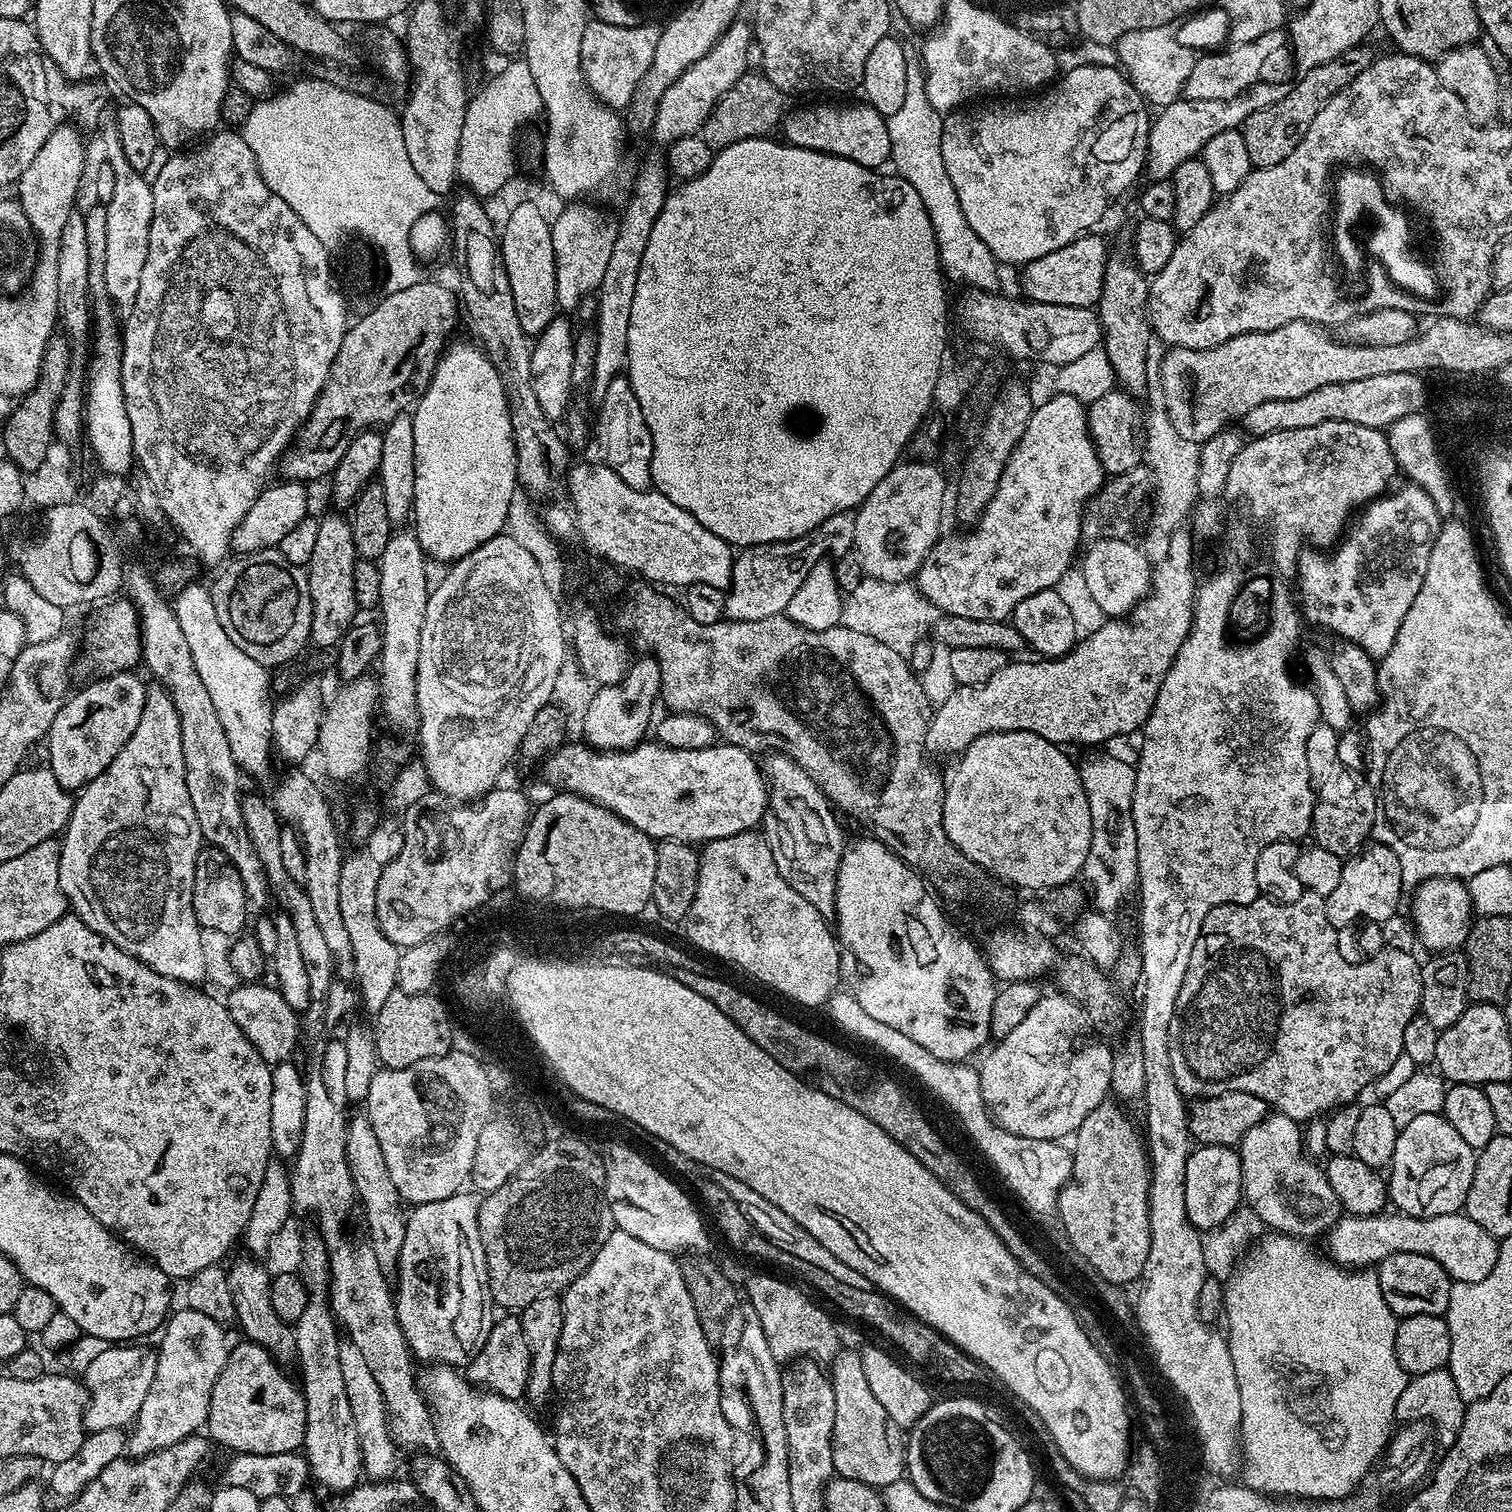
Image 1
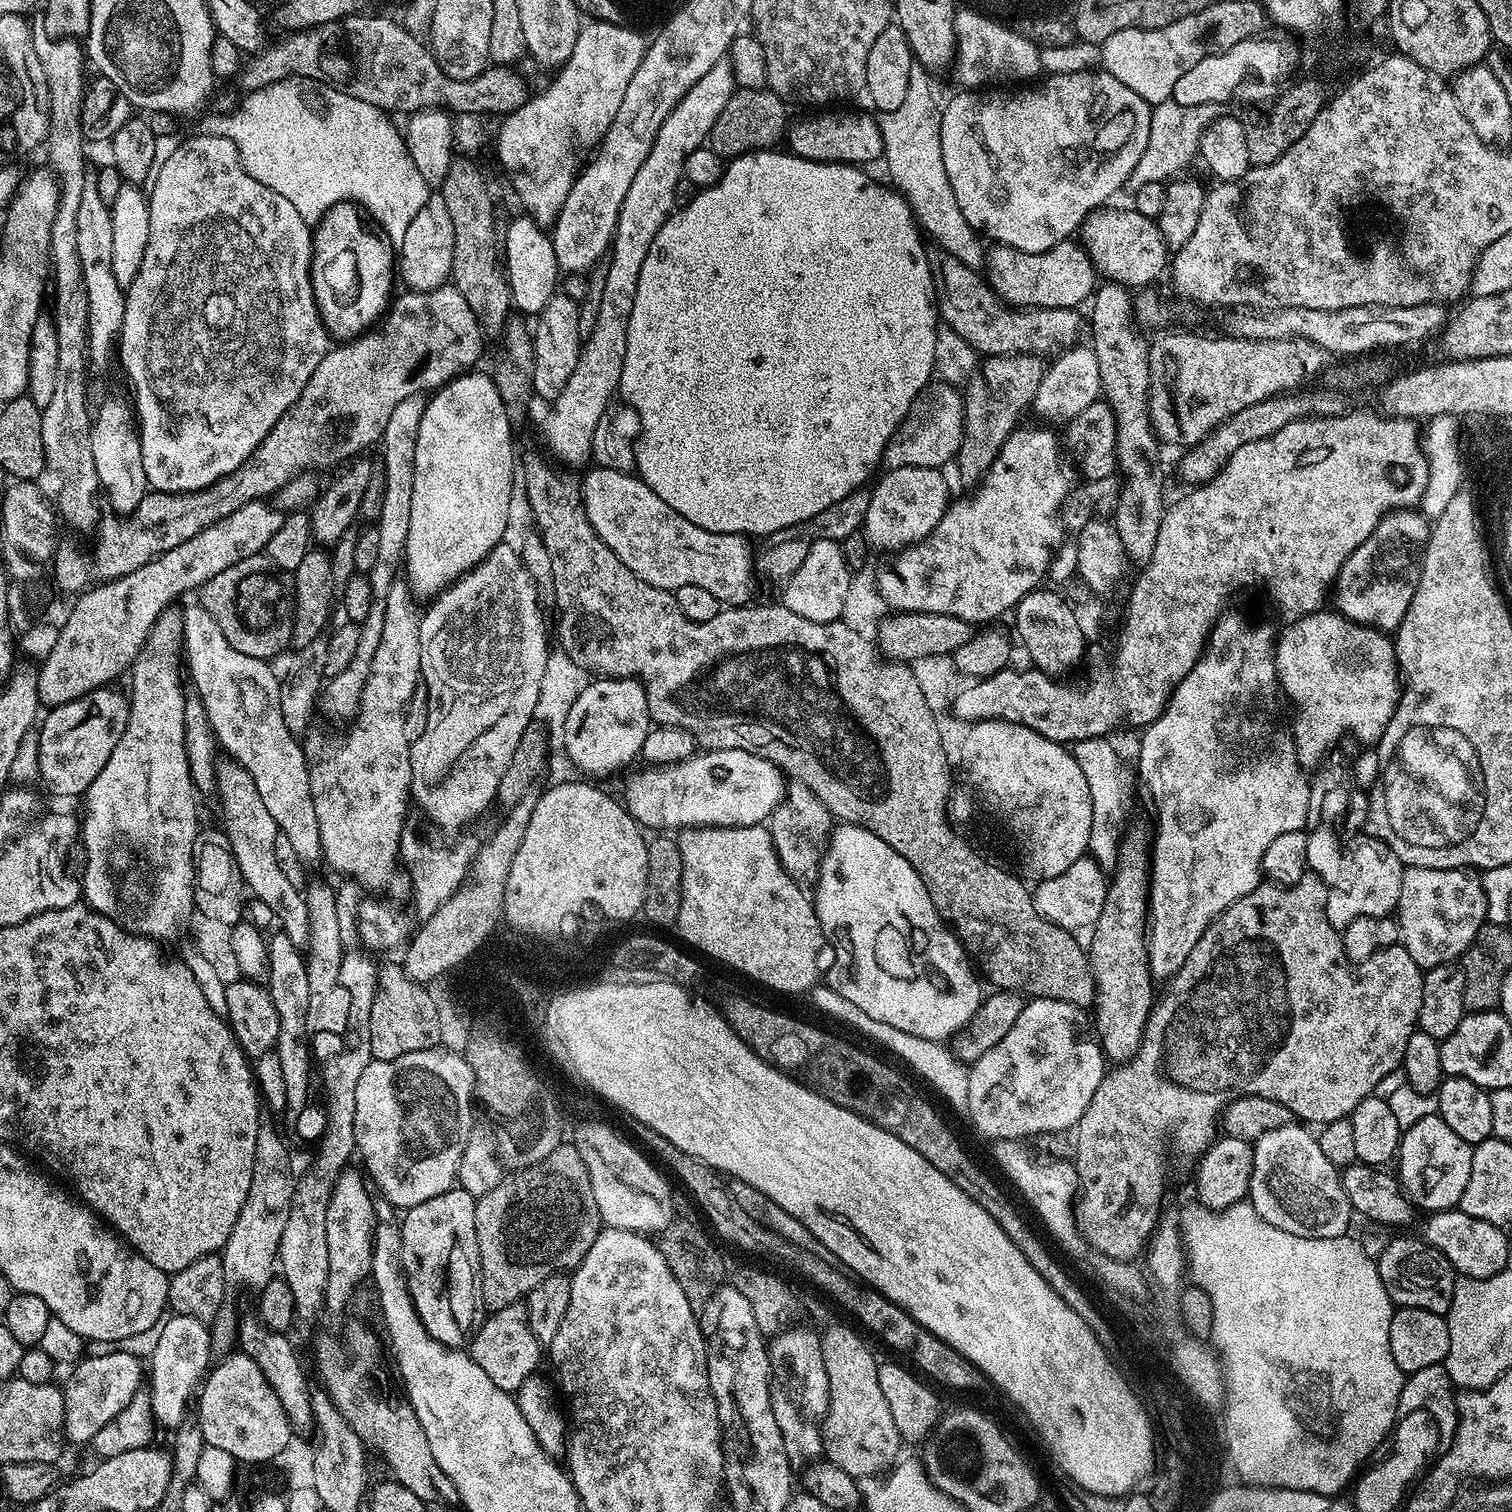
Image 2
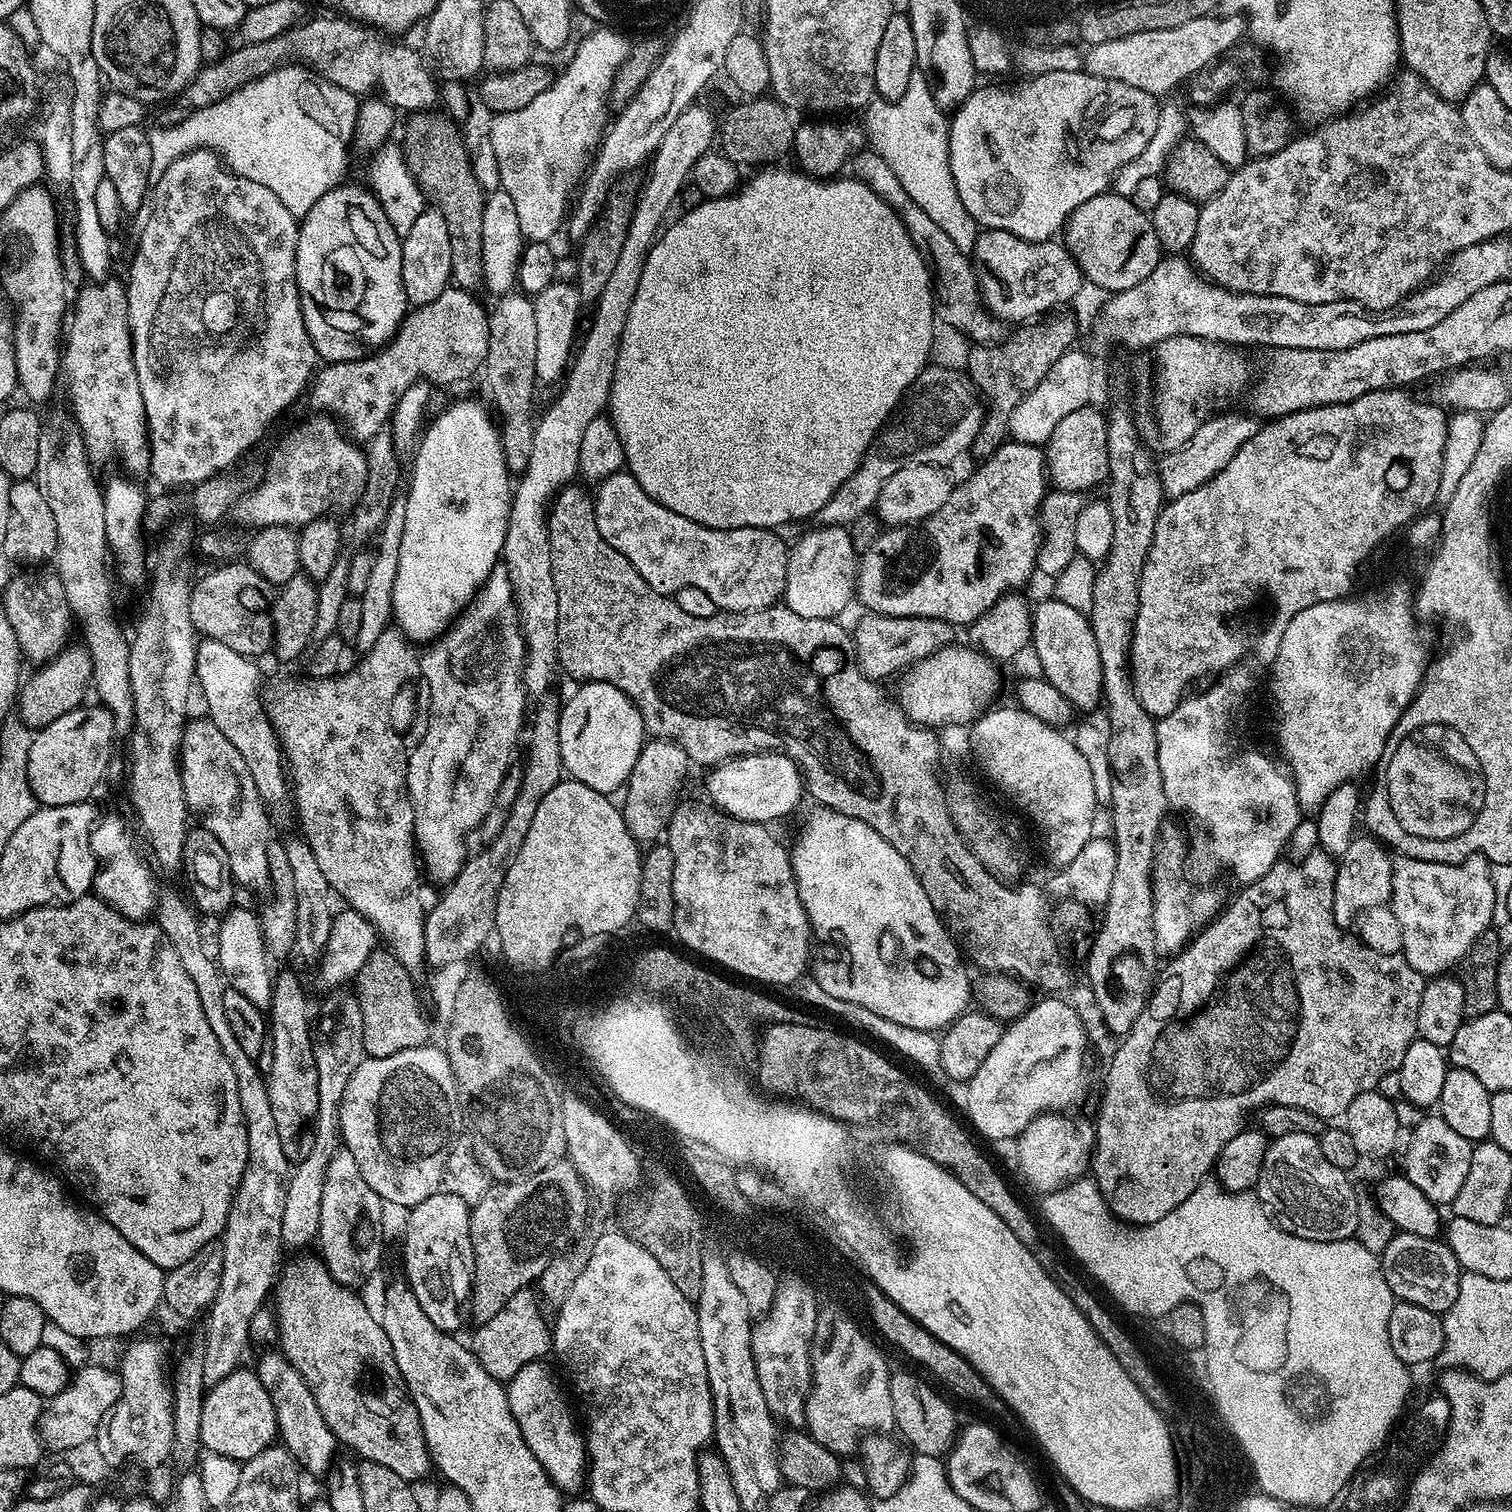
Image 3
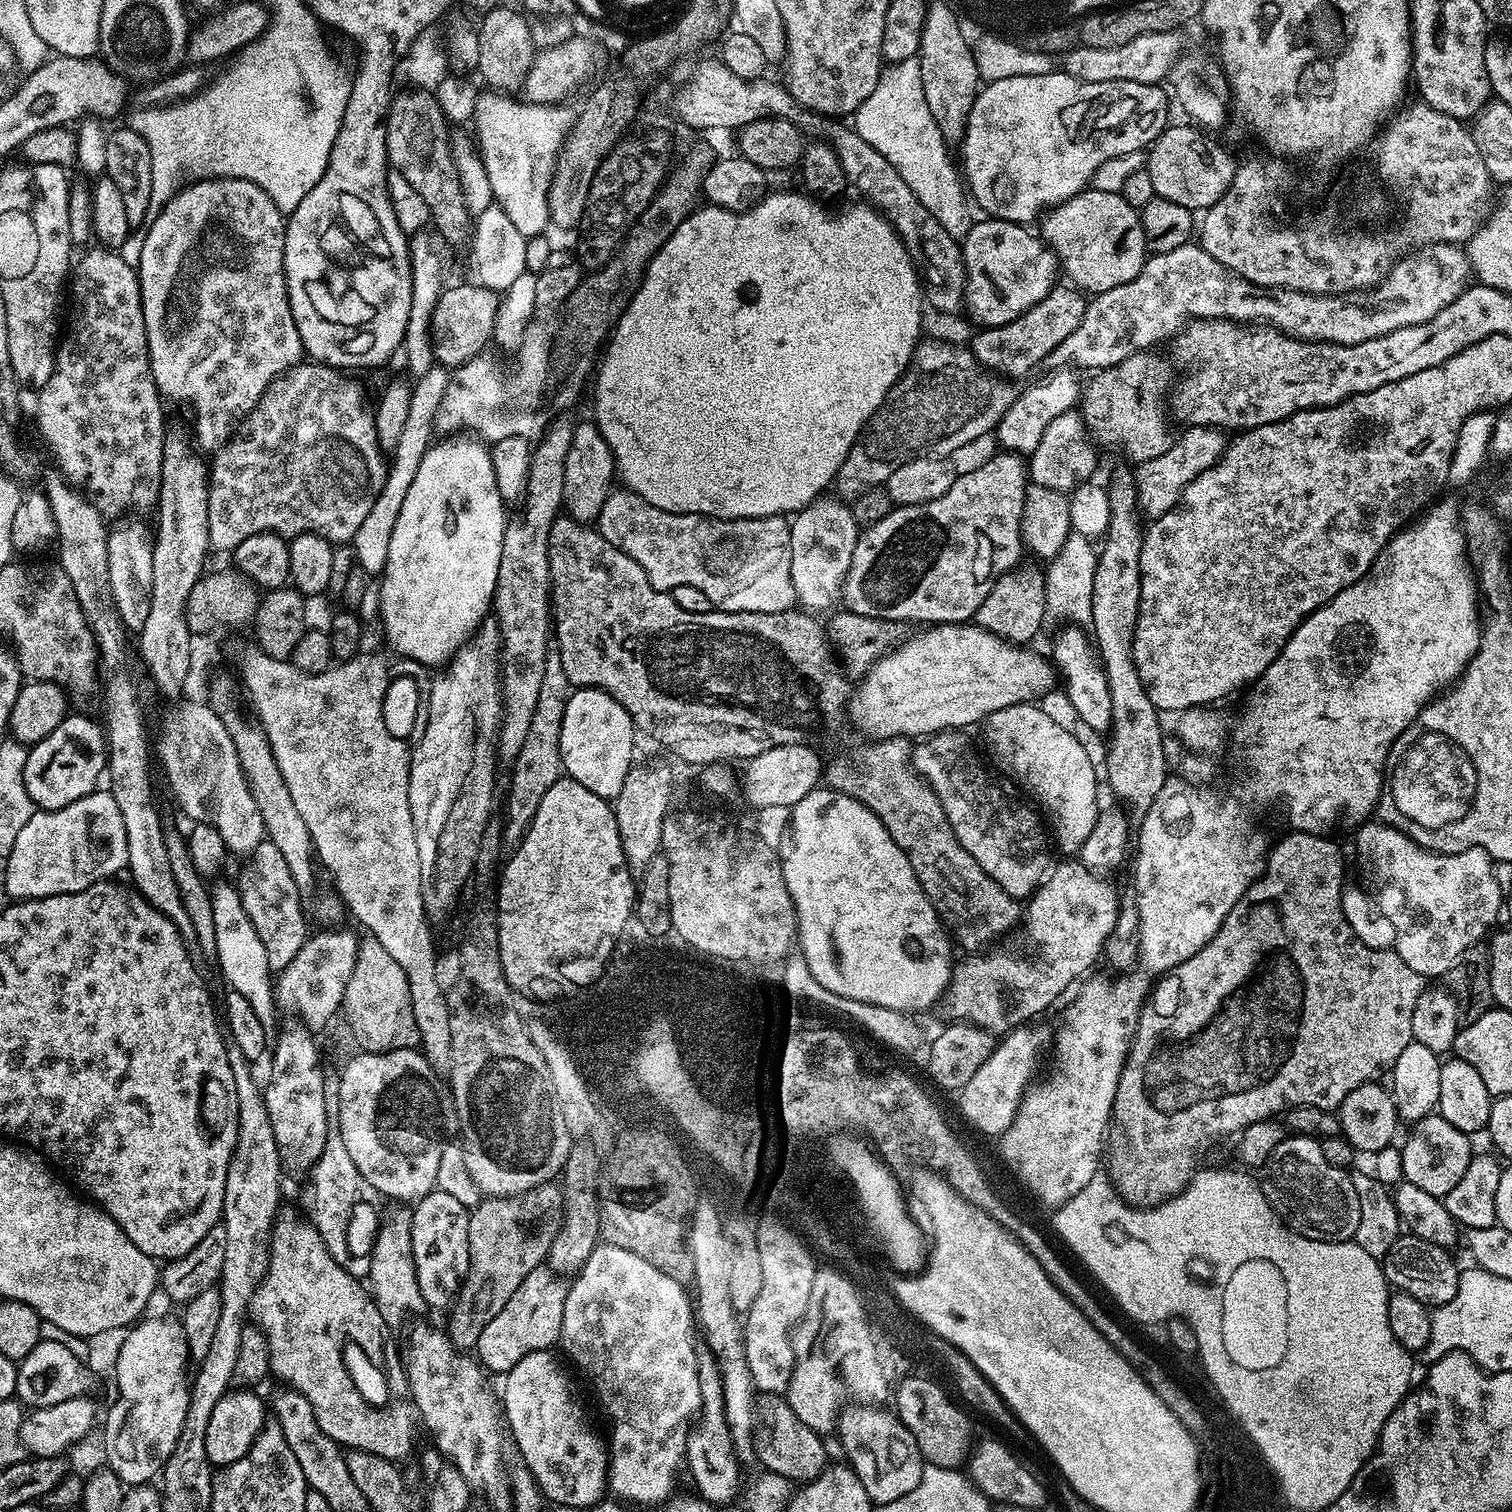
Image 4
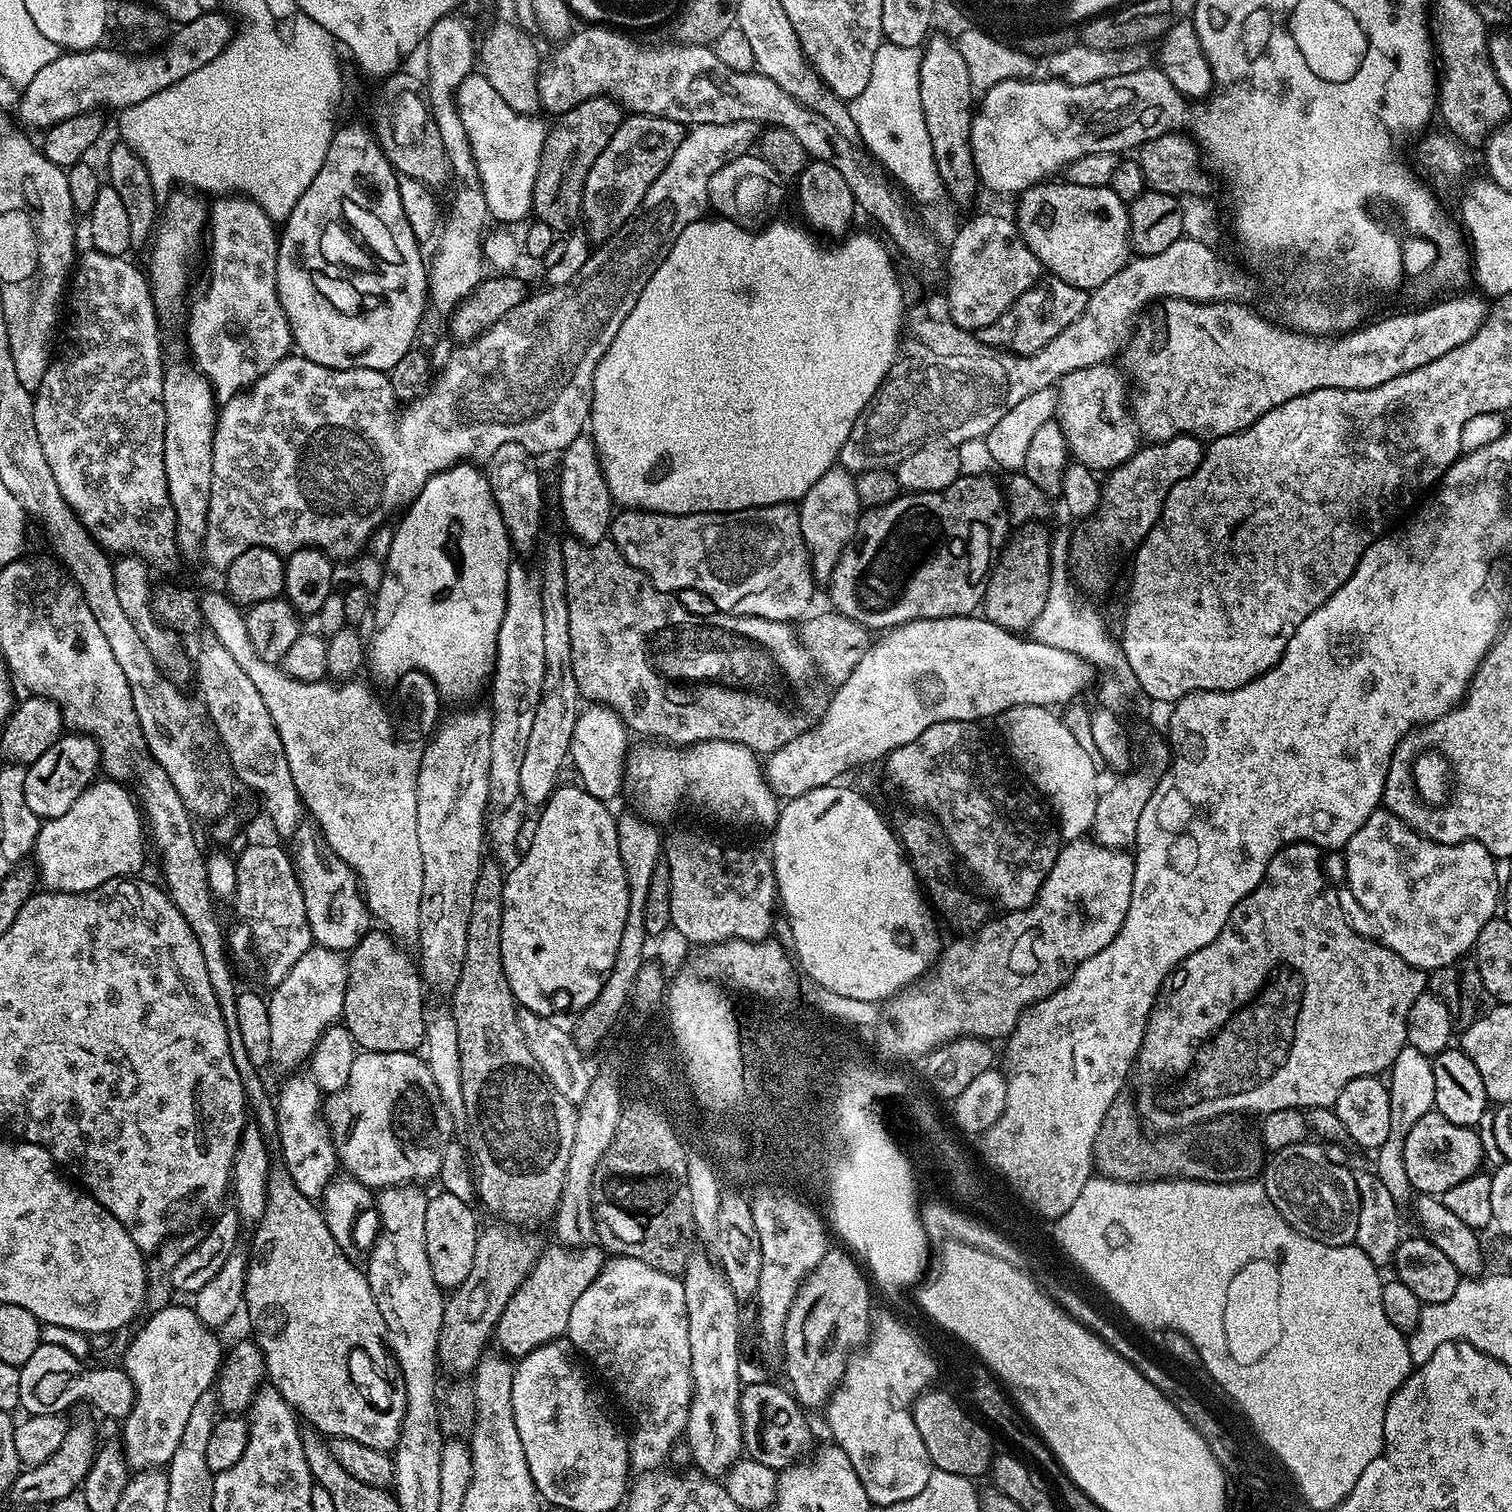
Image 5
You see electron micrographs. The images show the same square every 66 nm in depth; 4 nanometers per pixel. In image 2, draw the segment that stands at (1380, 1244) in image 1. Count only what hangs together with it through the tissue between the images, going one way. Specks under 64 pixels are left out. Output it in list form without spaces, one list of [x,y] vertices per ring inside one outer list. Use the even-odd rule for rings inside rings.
[[[1459,1210],[1433,1212],[1427,1219],[1422,1233],[1423,1241],[1444,1254],[1461,1277],[1488,1280],[1506,1266],[1506,1254],[1510,1250],[1510,1244],[1504,1237],[1504,1228],[1482,1222],[1482,1218],[1470,1218],[1470,1214]]]

